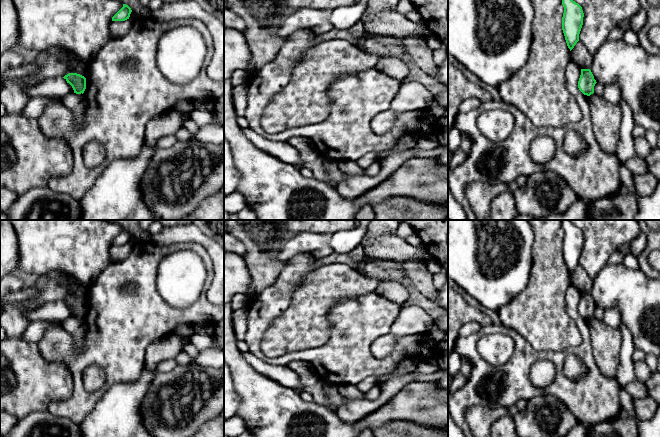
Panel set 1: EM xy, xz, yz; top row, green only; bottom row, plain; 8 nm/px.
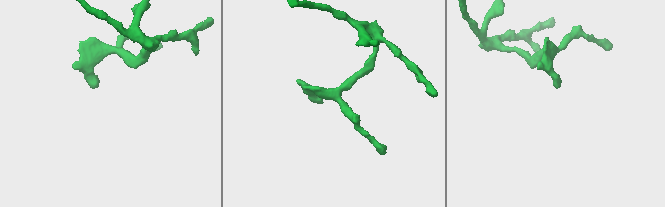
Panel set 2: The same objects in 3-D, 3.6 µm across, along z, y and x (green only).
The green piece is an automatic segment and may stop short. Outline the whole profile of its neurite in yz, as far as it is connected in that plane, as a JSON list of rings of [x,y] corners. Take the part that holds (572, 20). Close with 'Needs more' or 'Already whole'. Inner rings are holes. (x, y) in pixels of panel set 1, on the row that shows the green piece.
[[[562,0],[562,5],[564,7],[562,30],[567,46],[571,51],[579,41],[584,13],[582,7],[573,0]]]. Already whole

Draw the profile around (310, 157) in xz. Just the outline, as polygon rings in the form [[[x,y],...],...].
[[[293,137],[289,143],[299,152],[300,163],[297,168],[306,167],[312,170],[314,178],[324,181],[335,187],[335,183],[330,179],[327,170],[324,168],[324,158],[314,147],[309,139]]]

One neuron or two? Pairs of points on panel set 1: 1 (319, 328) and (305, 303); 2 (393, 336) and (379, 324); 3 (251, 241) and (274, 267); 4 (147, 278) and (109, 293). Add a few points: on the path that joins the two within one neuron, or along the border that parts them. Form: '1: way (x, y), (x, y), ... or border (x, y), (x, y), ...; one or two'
1: way (313, 322), (308, 317), (308, 309); one
2: border (399, 311), (390, 330), (378, 337), (371, 348); two
3: way (257, 247), (268, 261); one
4: way (137, 277), (123, 277), (117, 283); one

